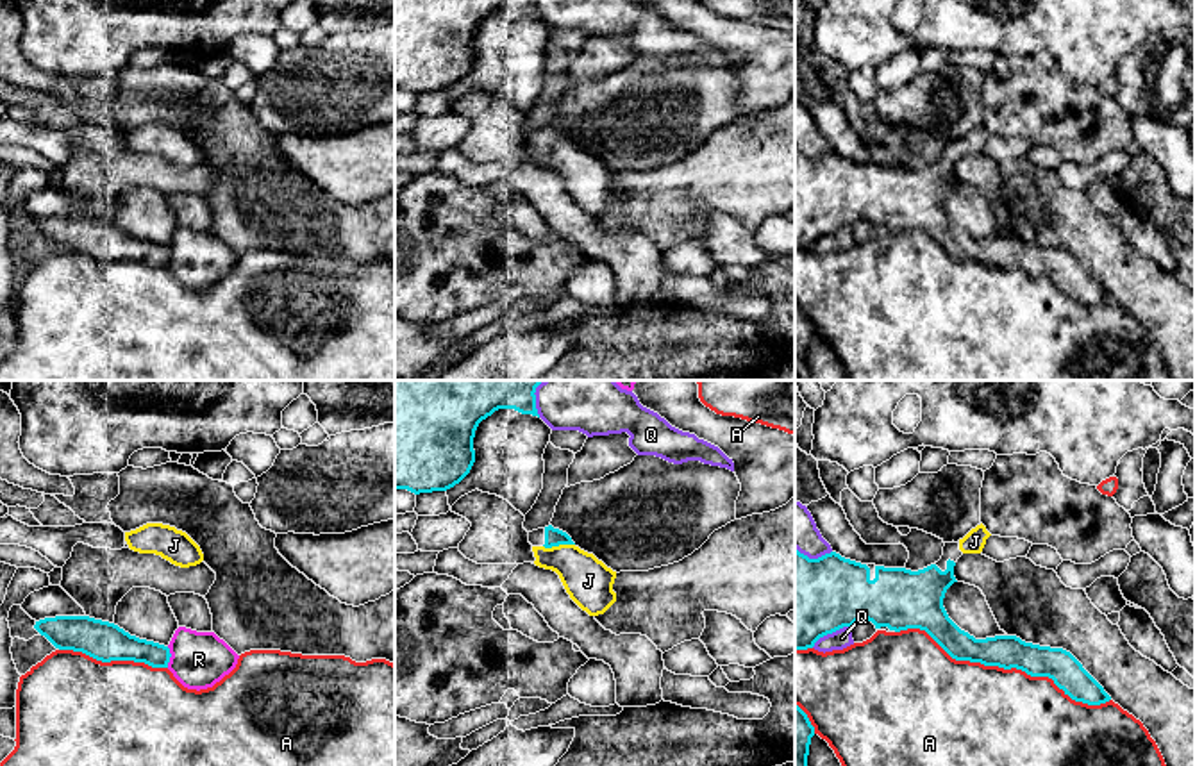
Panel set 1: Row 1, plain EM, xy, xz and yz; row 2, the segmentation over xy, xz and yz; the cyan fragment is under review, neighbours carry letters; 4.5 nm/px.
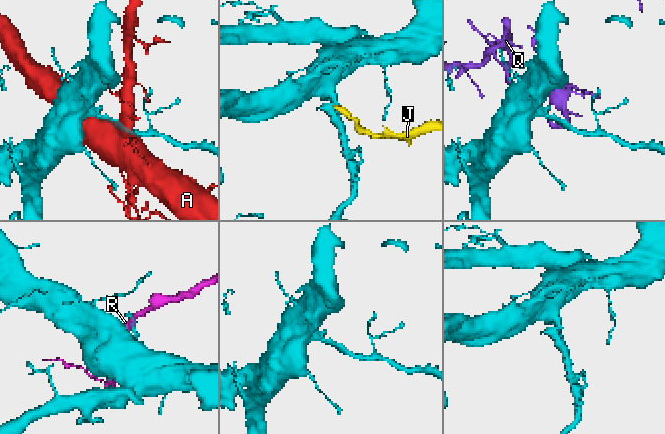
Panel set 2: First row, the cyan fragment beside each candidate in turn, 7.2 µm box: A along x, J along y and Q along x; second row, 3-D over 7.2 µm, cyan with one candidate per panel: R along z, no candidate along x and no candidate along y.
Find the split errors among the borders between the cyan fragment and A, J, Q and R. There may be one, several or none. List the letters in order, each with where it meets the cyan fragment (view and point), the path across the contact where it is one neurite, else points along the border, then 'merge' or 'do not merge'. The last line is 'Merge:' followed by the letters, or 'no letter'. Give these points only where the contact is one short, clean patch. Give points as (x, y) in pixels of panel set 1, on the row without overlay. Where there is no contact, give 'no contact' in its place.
A: contact yz (1002, 266); do not merge
J: contact xz (558, 145); way xz (552, 136), (558, 145), (588, 181); merge
Q: contact yz (829, 233); do not merge
R: contact xy (168, 258); do not merge
Merge: J

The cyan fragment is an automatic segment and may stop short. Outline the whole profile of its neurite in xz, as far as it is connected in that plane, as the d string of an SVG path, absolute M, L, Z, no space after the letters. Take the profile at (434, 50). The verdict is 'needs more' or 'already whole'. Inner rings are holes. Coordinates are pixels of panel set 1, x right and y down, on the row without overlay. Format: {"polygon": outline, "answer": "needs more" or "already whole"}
{"polygon": "M395 0L395 89L447 91L475 62L479 23L498 9L538 16L536 0Z", "answer": "already whole"}

